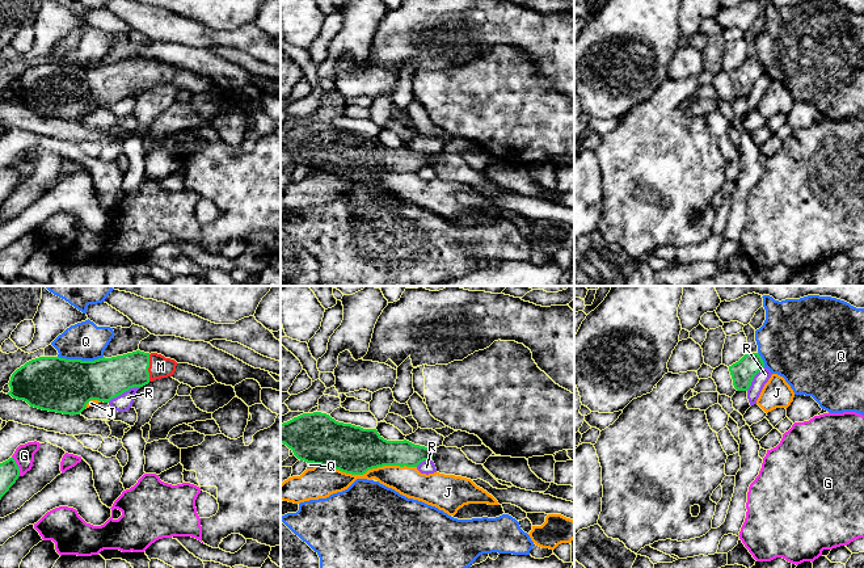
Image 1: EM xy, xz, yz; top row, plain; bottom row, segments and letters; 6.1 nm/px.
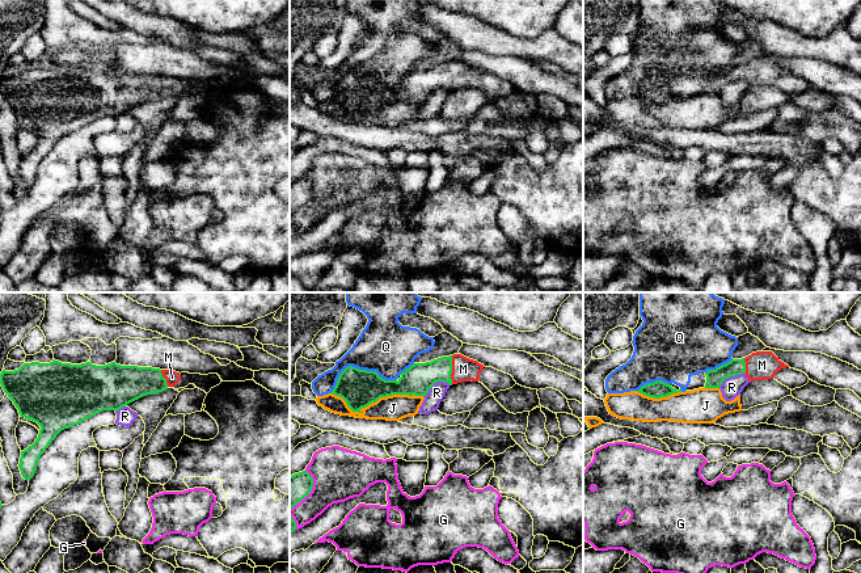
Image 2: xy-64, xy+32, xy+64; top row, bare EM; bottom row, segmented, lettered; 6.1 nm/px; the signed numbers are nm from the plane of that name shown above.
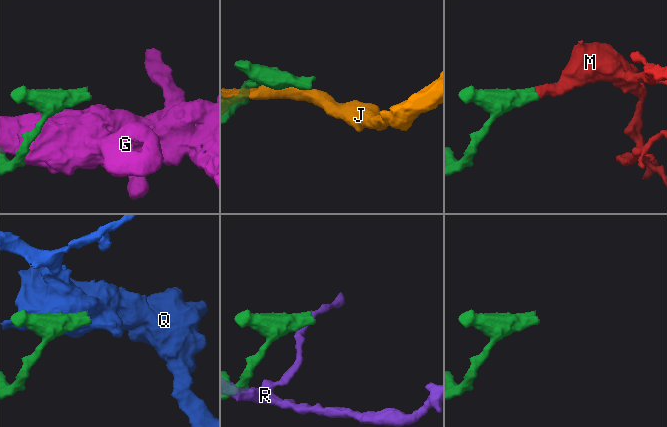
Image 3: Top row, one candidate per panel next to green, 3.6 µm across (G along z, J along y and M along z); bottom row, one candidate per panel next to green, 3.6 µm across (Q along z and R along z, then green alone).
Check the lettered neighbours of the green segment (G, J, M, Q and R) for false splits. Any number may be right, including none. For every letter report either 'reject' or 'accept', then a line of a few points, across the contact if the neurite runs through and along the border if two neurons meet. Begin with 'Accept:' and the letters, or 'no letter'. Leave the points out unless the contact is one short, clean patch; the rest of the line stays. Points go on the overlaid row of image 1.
Accept: M
G: reject
J: reject
M: accept; line xy (109, 377), (148, 366), (160, 366)
Q: reject
R: reject; line xy (139, 387), (131, 387), (108, 402)

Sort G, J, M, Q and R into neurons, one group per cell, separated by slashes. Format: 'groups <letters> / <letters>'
groups G / J / M / Q / R

